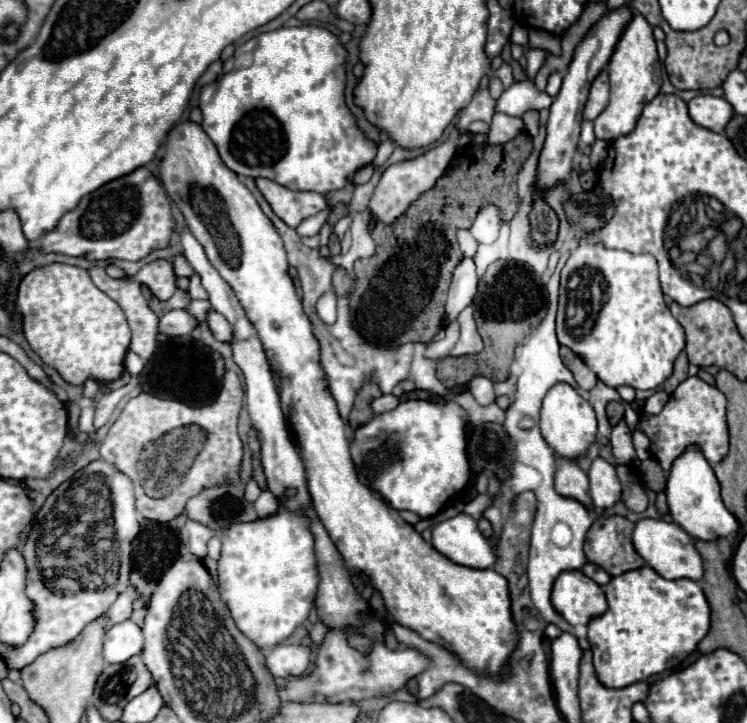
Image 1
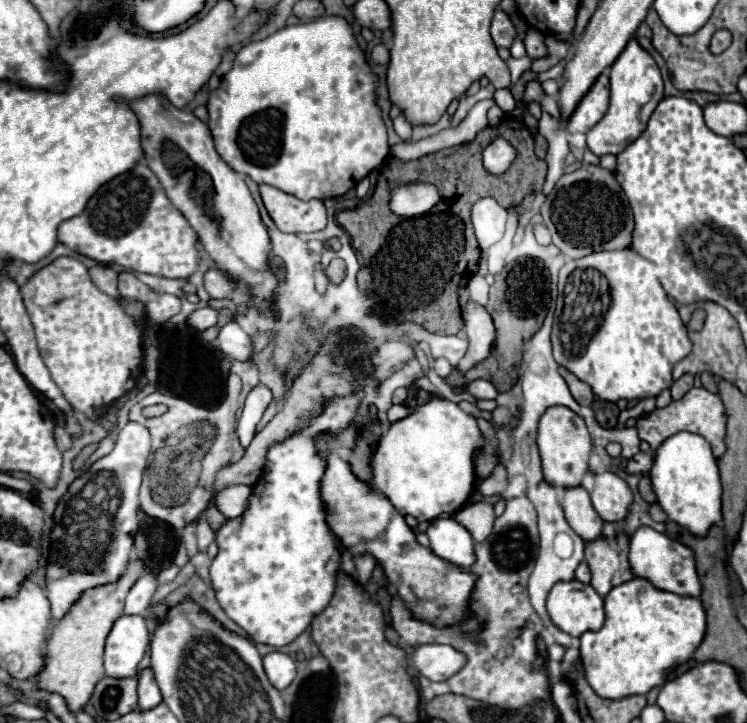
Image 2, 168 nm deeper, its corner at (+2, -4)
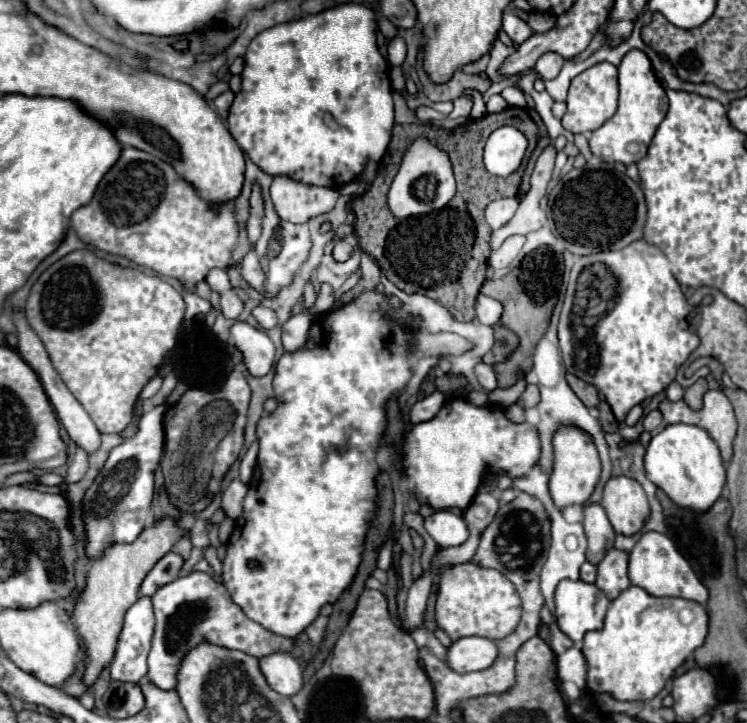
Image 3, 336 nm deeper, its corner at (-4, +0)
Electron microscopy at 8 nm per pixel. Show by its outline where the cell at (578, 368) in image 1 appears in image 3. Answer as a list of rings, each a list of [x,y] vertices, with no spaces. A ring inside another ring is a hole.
[[[567,374],[567,382],[587,408],[593,408],[593,406],[599,404],[599,394],[597,394],[597,388],[593,388],[593,384],[587,384],[573,374]]]

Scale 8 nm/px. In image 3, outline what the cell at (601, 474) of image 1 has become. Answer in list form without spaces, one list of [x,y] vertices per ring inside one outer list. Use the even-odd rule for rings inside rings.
[[[613,476],[603,488],[601,506],[605,508],[609,522],[619,534],[635,534],[649,518],[649,504],[645,490],[637,480],[627,476]]]

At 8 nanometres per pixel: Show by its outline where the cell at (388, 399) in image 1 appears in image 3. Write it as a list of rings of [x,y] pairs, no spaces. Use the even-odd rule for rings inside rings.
[[[439,390],[433,392],[431,396],[415,402],[411,412],[409,412],[409,422],[419,424],[419,422],[425,422],[425,420],[431,420],[437,414],[437,410],[443,406],[443,402],[445,402],[445,396]]]

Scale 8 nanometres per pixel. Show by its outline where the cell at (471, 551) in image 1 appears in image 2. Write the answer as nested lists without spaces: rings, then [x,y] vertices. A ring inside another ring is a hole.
[[[435,518],[427,536],[431,542],[431,550],[449,564],[455,566],[471,566],[473,556],[473,540],[471,534],[453,518]]]

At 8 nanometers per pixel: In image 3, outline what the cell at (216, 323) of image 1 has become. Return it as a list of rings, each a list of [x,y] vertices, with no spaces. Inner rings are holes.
[[[247,322],[231,326],[233,344],[243,352],[243,362],[251,376],[265,376],[273,368],[275,346],[265,330],[253,328]]]

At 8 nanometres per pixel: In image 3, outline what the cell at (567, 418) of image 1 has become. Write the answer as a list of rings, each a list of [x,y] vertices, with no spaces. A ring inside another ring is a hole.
[[[559,426],[559,430],[553,434],[553,454],[555,462],[549,478],[549,490],[557,508],[563,510],[569,504],[585,504],[601,476],[601,462],[591,434],[577,426]]]

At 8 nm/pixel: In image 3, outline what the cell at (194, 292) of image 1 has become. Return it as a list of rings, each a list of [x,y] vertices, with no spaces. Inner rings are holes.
[[[255,248],[249,250],[241,264],[239,264],[239,270],[241,270],[241,276],[247,284],[251,284],[255,290],[263,290],[263,272],[261,272],[261,266],[259,266],[259,260],[257,260],[257,254],[255,254]]]

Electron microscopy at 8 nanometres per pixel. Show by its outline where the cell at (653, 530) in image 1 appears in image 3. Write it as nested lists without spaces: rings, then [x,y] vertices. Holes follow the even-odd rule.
[[[645,532],[629,554],[629,580],[635,586],[645,588],[653,596],[679,596],[705,604],[709,598],[707,588],[691,570],[689,562],[683,558],[675,542],[659,532]]]

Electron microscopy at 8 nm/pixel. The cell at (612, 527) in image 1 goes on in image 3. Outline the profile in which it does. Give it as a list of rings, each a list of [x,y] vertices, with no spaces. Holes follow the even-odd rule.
[[[611,548],[605,558],[597,564],[597,588],[609,596],[609,600],[617,598],[625,588],[631,586],[629,576],[627,576],[627,564],[629,564],[629,554],[625,550]]]

